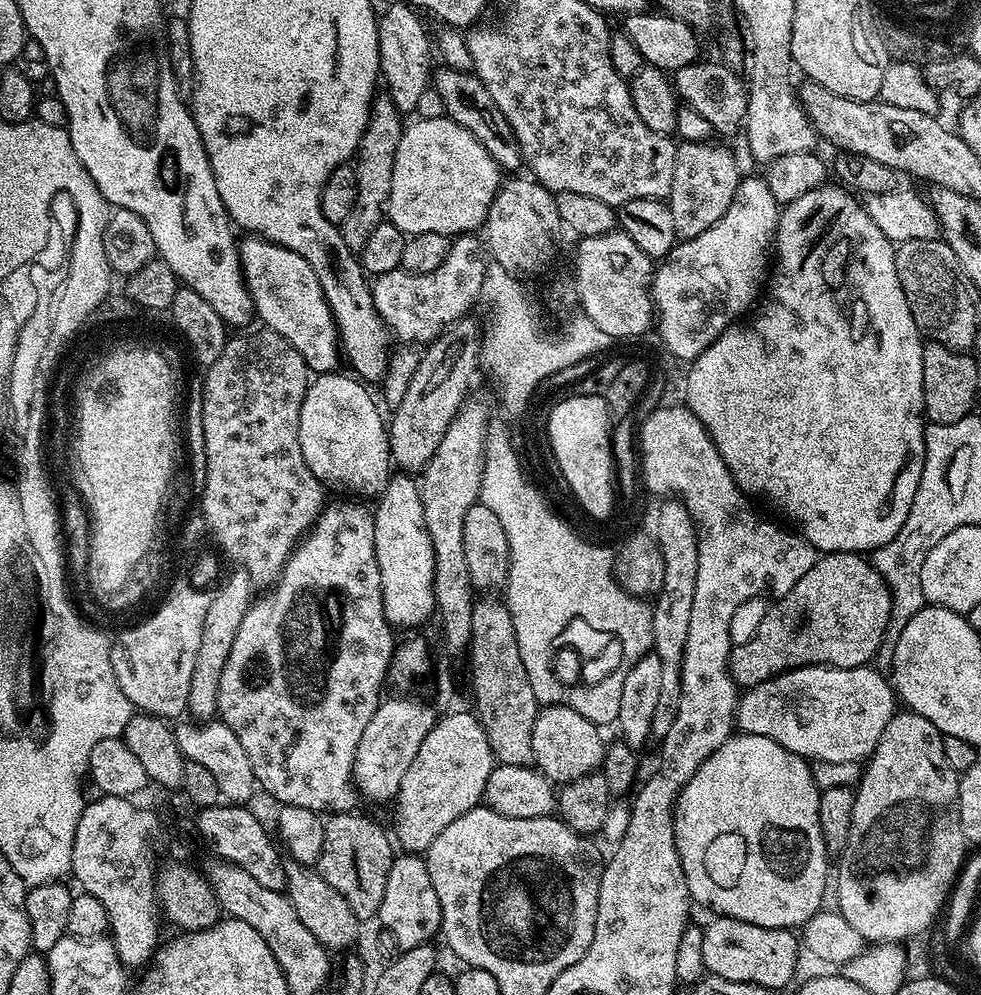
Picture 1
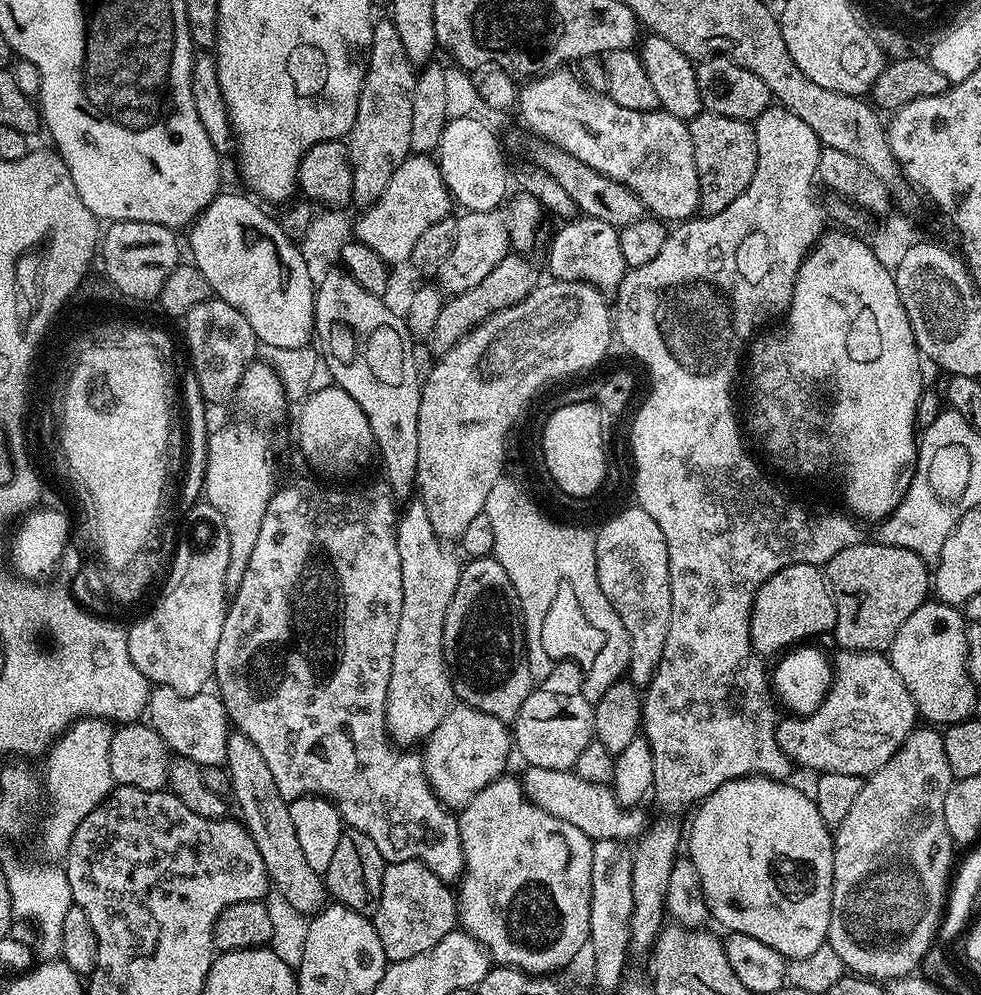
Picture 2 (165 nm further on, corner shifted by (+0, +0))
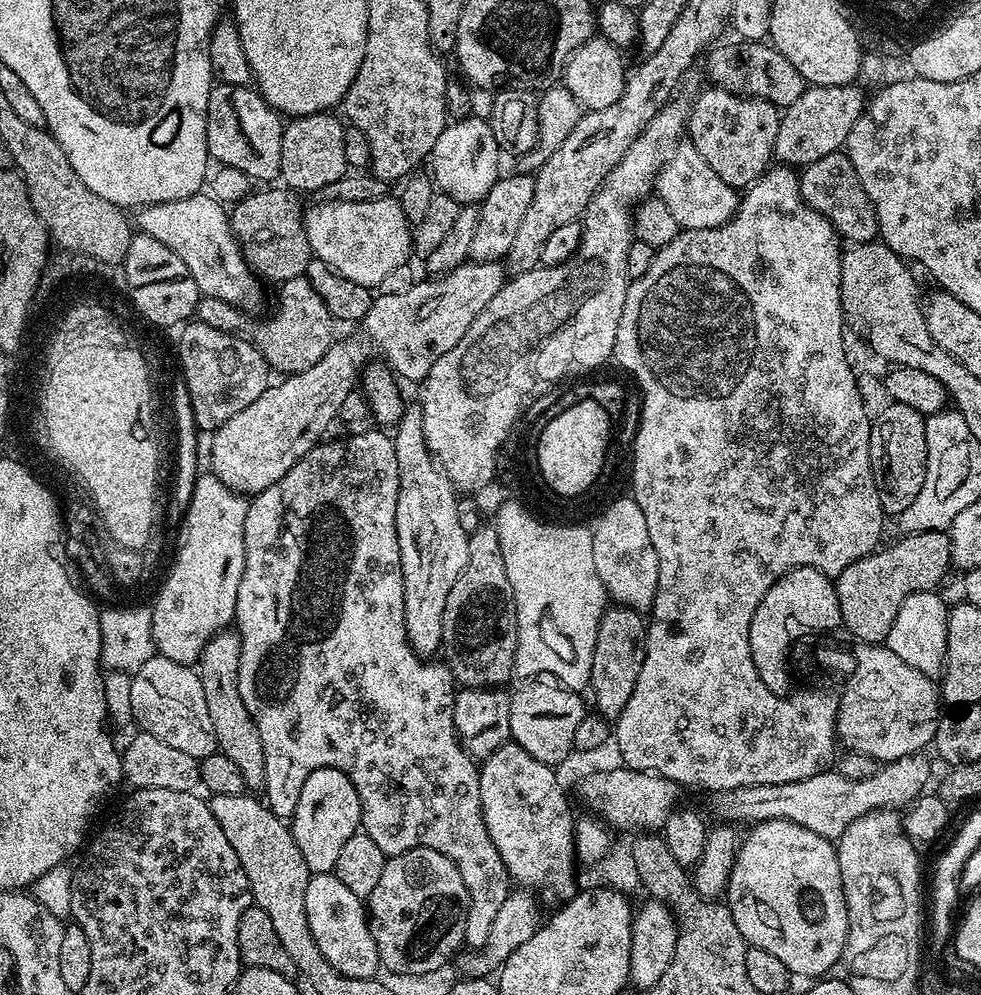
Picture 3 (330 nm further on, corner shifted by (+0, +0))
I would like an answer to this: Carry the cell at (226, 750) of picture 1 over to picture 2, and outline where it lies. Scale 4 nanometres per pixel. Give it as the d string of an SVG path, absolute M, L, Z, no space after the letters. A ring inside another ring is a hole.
M153 687L148 694L146 720L176 756L192 759L201 766L224 764L230 721L219 695L205 690L197 696L179 696L169 688Z

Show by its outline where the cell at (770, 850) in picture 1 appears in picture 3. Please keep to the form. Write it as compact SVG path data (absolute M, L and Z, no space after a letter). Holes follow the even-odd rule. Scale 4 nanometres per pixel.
M761 820L753 823L749 828L752 829L749 830L748 837L745 835L740 841L740 848L736 851L736 865L733 866L728 879L726 903L729 914L734 918L734 926L738 926L745 944L767 950L769 954L774 954L782 962L786 962L786 966L793 977L823 977L830 970L830 966L834 966L835 963L842 960L846 938L848 937L848 911L846 910L846 898L842 886L842 874L838 866L836 844L831 840L822 838L822 834L814 834L814 830L806 830L806 826L798 826L789 820Z

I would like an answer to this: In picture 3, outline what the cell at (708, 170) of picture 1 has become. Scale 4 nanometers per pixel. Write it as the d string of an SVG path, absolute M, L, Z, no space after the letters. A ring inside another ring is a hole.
M708 86L705 92L697 94L696 101L691 101L686 136L696 147L698 154L702 154L706 162L710 162L710 170L714 170L714 174L718 174L722 182L737 190L744 190L759 180L773 163L774 142L778 138L780 114L781 109L775 108L765 100L755 100L752 96L741 96L740 93L725 88Z

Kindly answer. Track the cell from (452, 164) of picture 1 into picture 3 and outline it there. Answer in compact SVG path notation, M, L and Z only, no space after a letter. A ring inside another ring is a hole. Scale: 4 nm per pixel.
M391 195L377 200L334 200L319 202L304 213L304 229L315 259L326 262L344 278L375 289L391 272L396 272L413 255L412 230L399 199Z

